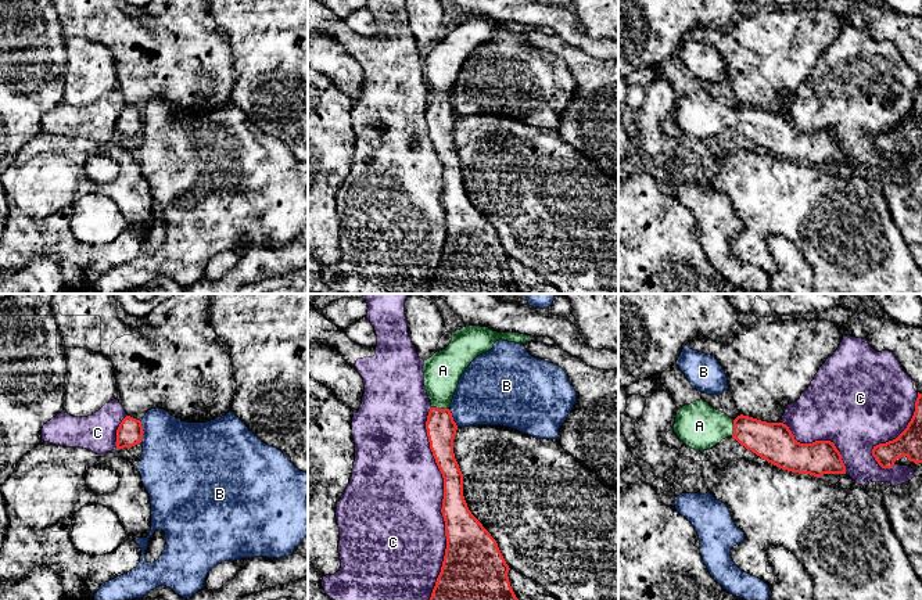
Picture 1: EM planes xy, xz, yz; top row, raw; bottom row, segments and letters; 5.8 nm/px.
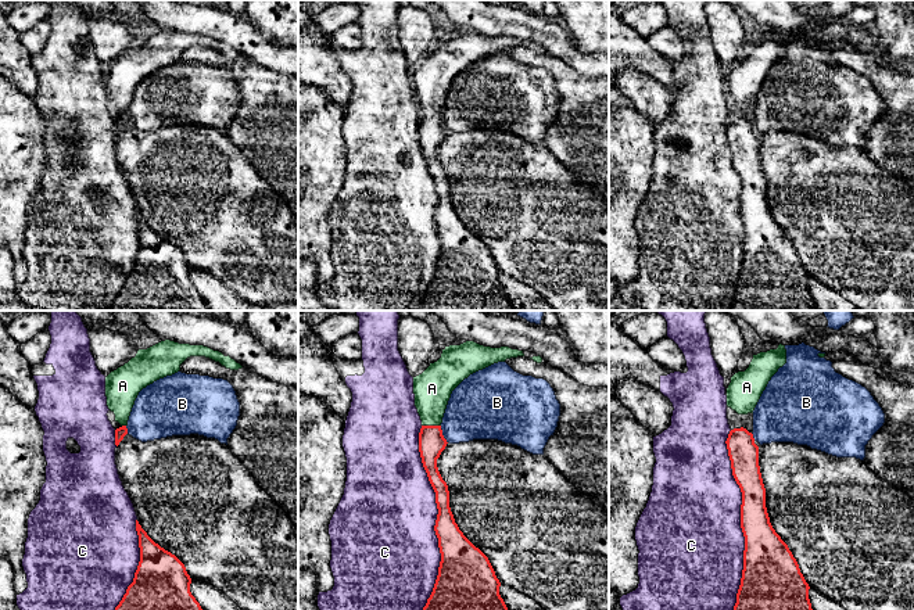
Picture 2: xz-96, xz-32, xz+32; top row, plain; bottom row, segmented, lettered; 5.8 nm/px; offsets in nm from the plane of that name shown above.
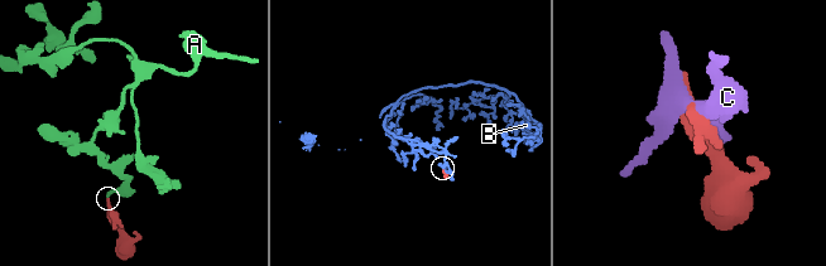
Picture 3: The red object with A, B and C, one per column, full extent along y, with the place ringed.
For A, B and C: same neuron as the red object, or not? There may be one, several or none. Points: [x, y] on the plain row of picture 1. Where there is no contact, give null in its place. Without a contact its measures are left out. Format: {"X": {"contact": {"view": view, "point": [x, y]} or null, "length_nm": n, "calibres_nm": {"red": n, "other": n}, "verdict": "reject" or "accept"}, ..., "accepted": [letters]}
{"A": {"contact": {"view": "xz", "point": [440, 99]}, "length_nm": 110, "calibres_nm": {"red": 170, "other": 220}, "verdict": "accept"}, "B": {"contact": {"view": "xy", "point": [143, 121]}, "length_nm": 120, "calibres_nm": {"red": 150, "other": 420}, "verdict": "reject"}, "C": {"contact": {"view": "xz", "point": [442, 196]}, "length_nm": 1150, "calibres_nm": {"red": 240, "other": 480}, "verdict": "reject"}, "accepted": ["A"]}

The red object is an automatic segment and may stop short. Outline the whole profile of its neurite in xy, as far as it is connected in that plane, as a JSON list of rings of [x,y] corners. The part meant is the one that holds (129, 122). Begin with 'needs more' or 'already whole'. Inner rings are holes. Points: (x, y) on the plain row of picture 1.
already whole; [[[126,105],[116,119],[116,139],[132,137],[140,133],[143,123],[141,111]]]

